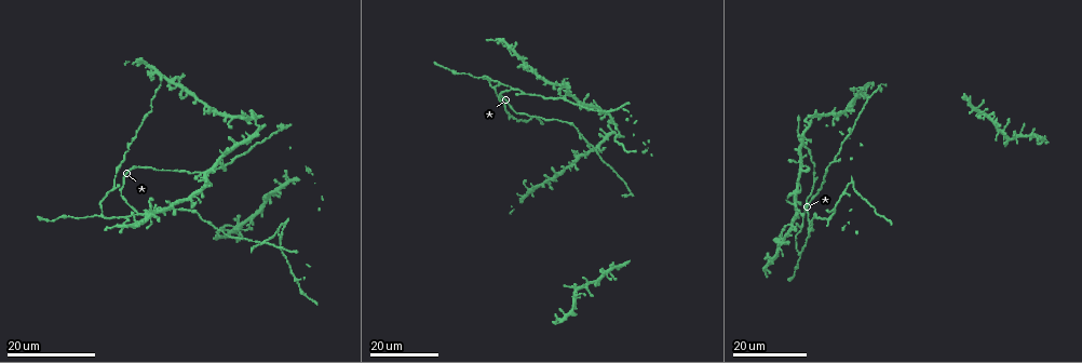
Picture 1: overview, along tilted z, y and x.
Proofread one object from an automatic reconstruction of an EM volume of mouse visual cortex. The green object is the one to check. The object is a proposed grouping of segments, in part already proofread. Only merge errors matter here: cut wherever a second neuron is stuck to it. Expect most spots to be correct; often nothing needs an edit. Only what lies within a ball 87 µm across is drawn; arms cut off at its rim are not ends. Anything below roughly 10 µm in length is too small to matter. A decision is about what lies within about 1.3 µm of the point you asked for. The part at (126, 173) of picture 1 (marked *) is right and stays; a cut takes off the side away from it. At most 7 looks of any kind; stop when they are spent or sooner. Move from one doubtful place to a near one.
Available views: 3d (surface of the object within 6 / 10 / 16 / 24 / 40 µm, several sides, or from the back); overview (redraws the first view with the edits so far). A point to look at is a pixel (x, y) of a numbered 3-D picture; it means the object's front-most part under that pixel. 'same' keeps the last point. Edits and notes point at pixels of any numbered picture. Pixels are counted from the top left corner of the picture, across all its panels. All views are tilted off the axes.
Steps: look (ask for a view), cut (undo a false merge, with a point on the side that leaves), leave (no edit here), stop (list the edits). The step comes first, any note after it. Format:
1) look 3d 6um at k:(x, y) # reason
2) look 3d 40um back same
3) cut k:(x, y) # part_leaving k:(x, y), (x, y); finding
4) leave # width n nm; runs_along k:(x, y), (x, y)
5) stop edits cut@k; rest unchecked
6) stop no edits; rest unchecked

look 3d 24um at 1:(513, 89) # two arms in line, one across

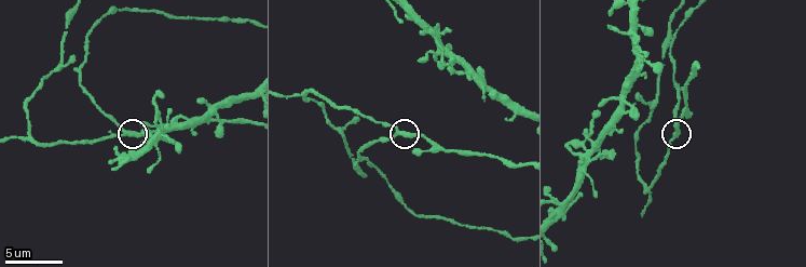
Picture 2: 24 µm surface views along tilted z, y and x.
look 3d 10um at 2:(131, 133)

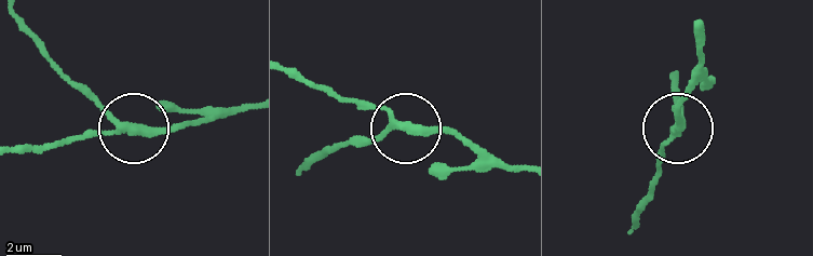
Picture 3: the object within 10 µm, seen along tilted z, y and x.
leave # runs_along 3:(302, 169), (334, 146), (405, 130), (380, 109), (333, 93); continuous, no second neuron

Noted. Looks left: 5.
look 3d 6um at 2:(28, 135) # three arms meet

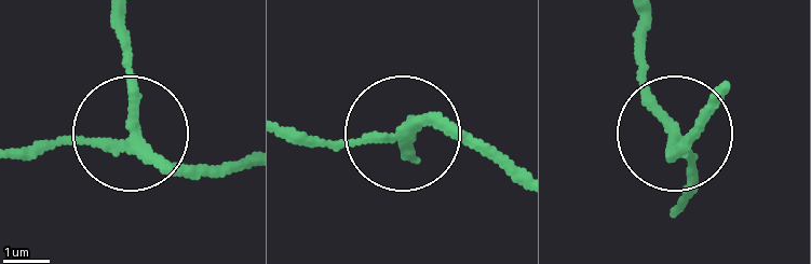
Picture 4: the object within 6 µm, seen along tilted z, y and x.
look 3d 6um back at 4:(132, 130)

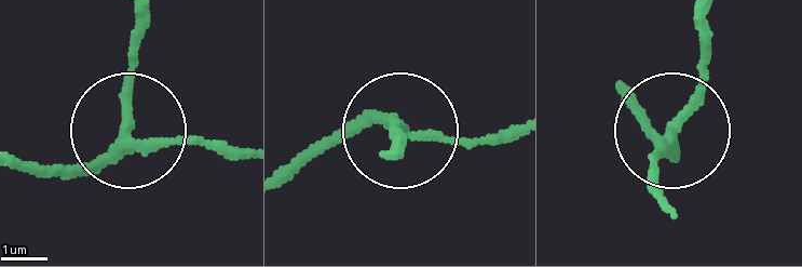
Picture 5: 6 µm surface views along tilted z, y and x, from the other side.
leave # runs_along 5:(282, 183), (365, 128), (508, 138); continuous, no second neuron

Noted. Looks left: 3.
look 3d 6um at 2:(693, 68) # three-way junction

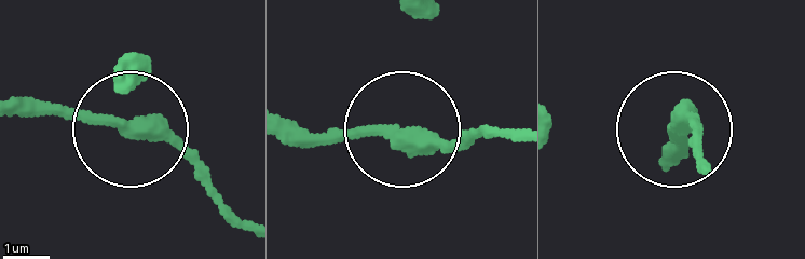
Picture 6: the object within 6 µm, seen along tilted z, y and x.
leave # runs_along 6:(291, 121), (476, 138); continuous, no second neuron

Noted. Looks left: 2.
look 3d 24um at 1:(265, 244) # four arms meet

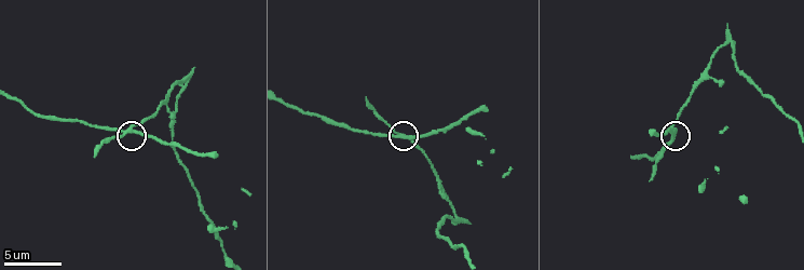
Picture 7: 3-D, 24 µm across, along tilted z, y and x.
look 3d 6um at 7:(131, 128) # closer look

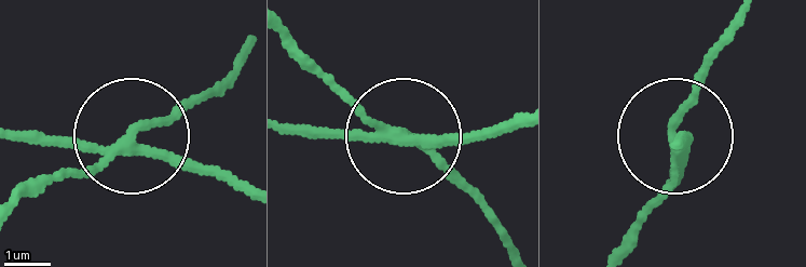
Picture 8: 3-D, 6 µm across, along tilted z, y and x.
cut 8:(178, 119) # part_leaving 8:(131, 142), (201, 96), (248, 45); two neurons meet here

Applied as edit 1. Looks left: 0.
stop edits cut@8; rest unchecked

